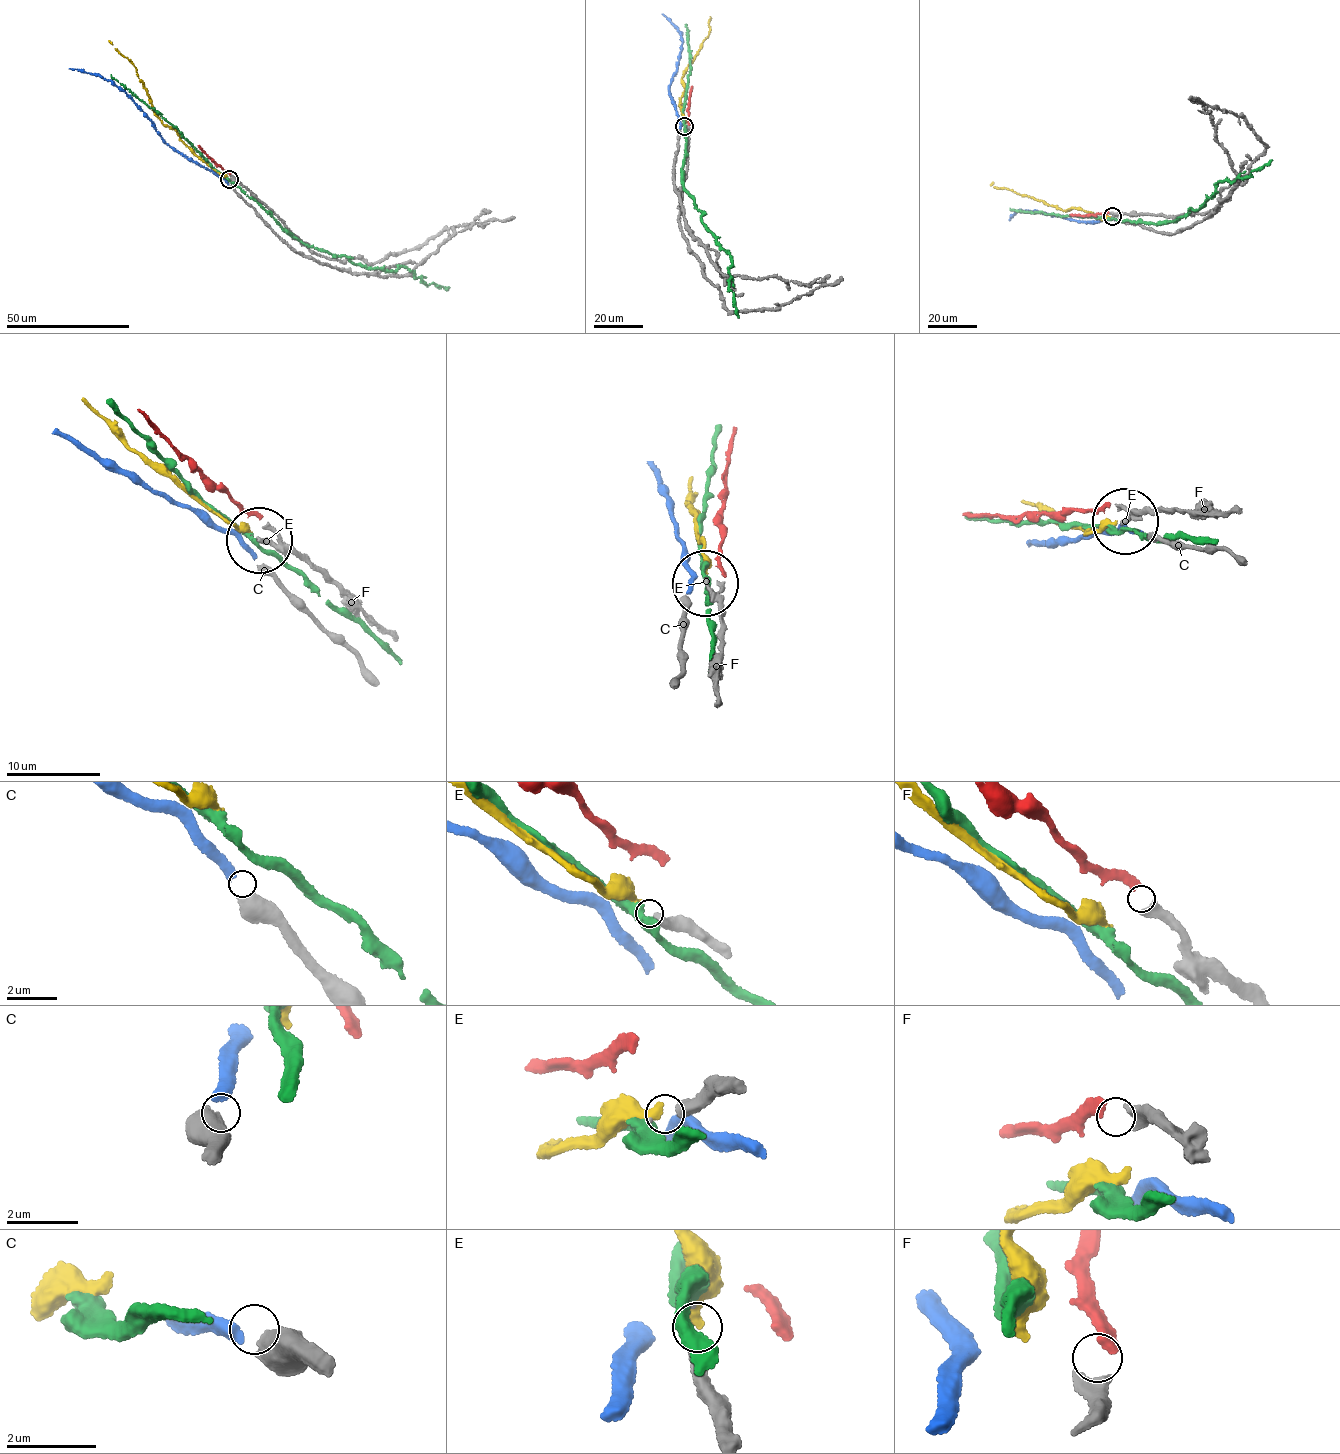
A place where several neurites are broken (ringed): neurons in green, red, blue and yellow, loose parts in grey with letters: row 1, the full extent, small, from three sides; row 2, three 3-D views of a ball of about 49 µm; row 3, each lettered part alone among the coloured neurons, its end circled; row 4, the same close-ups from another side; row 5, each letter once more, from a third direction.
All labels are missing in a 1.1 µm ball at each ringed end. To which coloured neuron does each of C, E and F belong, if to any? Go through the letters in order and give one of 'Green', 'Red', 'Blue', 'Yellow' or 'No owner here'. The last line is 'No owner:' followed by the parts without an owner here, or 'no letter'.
C: Blue
E: Yellow
F: Red
No owner: no letter

